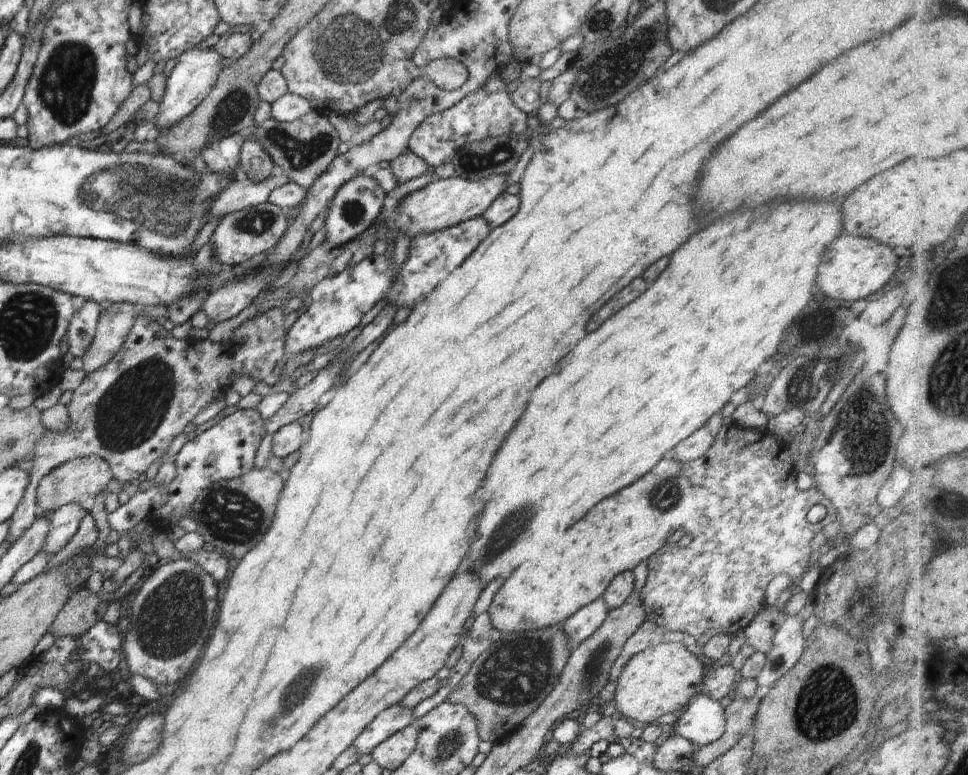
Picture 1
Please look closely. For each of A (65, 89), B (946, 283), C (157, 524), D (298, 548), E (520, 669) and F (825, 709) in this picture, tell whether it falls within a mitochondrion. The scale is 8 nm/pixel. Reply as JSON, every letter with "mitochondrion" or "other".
{"A":"mitochondrion","B":"mitochondrion","C":"other","D":"other","E":"mitochondrion","F":"mitochondrion"}

